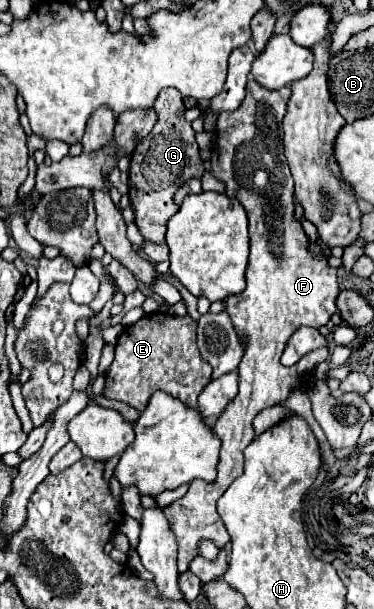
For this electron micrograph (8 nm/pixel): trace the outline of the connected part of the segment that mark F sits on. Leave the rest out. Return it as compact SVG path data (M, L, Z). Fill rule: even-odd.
M254 80L248 82L246 86L246 98L240 104L236 112L222 112L218 114L216 122L216 148L212 150L212 174L226 186L226 194L236 200L246 208L248 214L248 224L250 224L250 262L246 268L246 288L242 294L228 296L224 300L224 312L230 316L236 332L244 336L244 356L238 366L238 384L240 390L236 398L228 404L224 414L214 422L212 432L220 438L222 448L220 448L220 462L218 462L218 478L214 482L204 482L204 480L194 480L190 482L190 490L186 492L184 498L172 502L170 506L162 508L164 516L168 516L172 534L176 536L178 542L178 572L186 572L188 562L196 556L196 544L202 538L212 540L218 548L226 546L230 540L228 530L224 528L224 522L220 520L220 514L216 512L216 502L224 494L224 488L232 484L242 472L244 472L244 448L254 440L254 430L252 430L252 420L258 412L264 408L270 408L278 402L282 402L292 386L300 382L300 378L314 370L316 366L308 366L312 358L302 358L300 364L296 366L282 366L280 356L282 350L292 336L292 332L300 326L326 326L330 316L336 312L336 298L338 298L338 282L336 282L336 268L330 268L324 256L312 258L308 254L308 238L300 226L300 222L294 220L294 182L290 168L284 158L284 144L282 144L282 120L286 114L286 106L290 100L292 90L288 86L280 90L268 90Z

